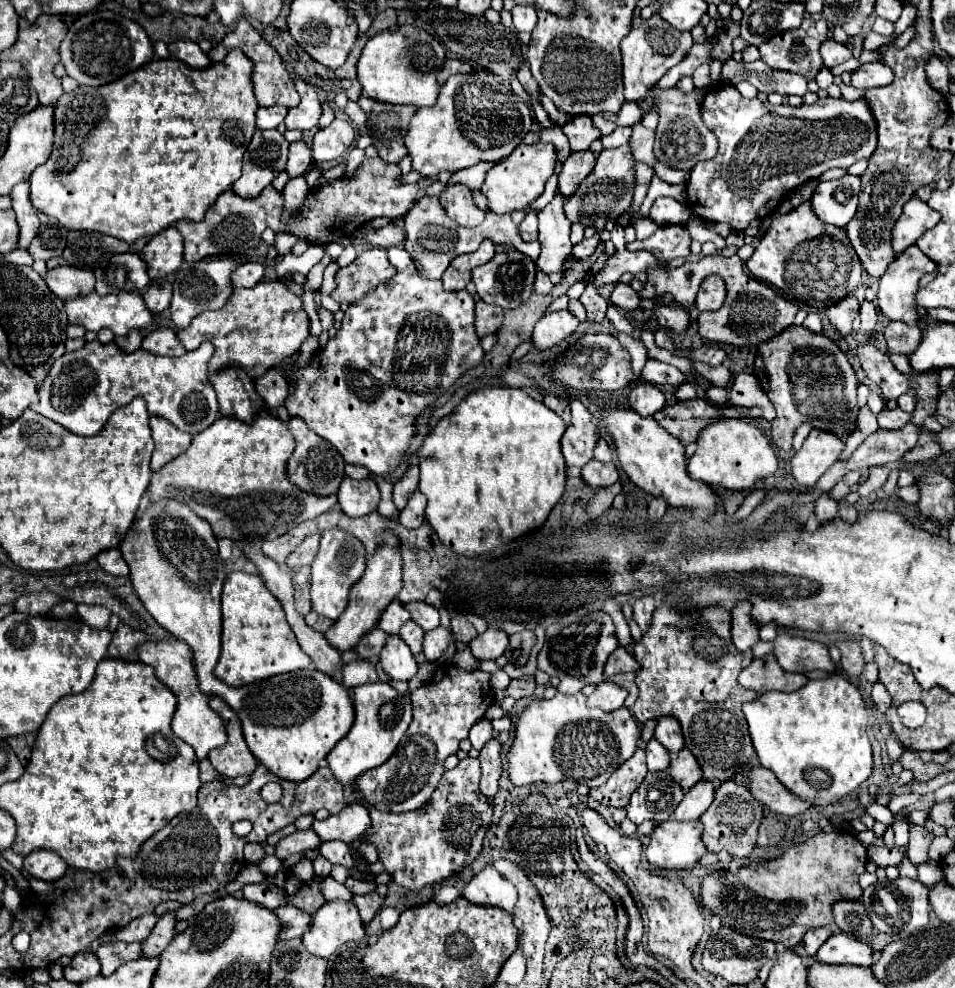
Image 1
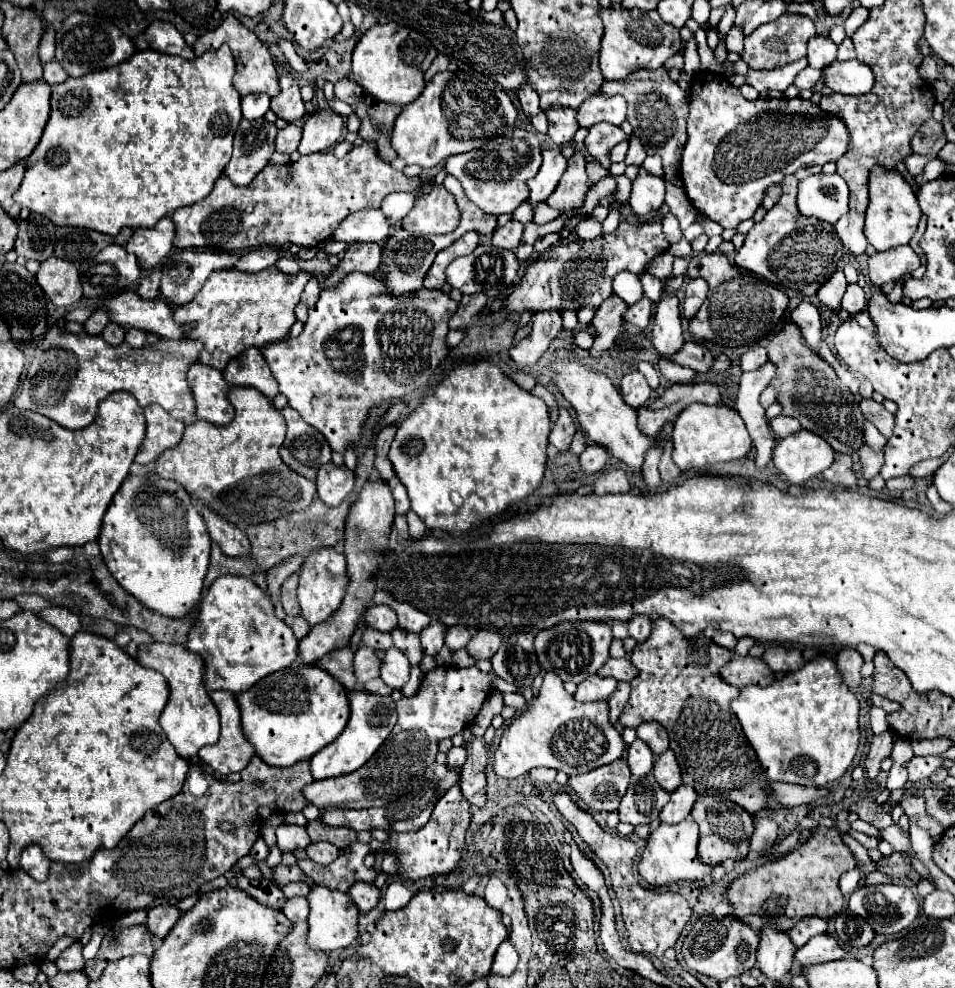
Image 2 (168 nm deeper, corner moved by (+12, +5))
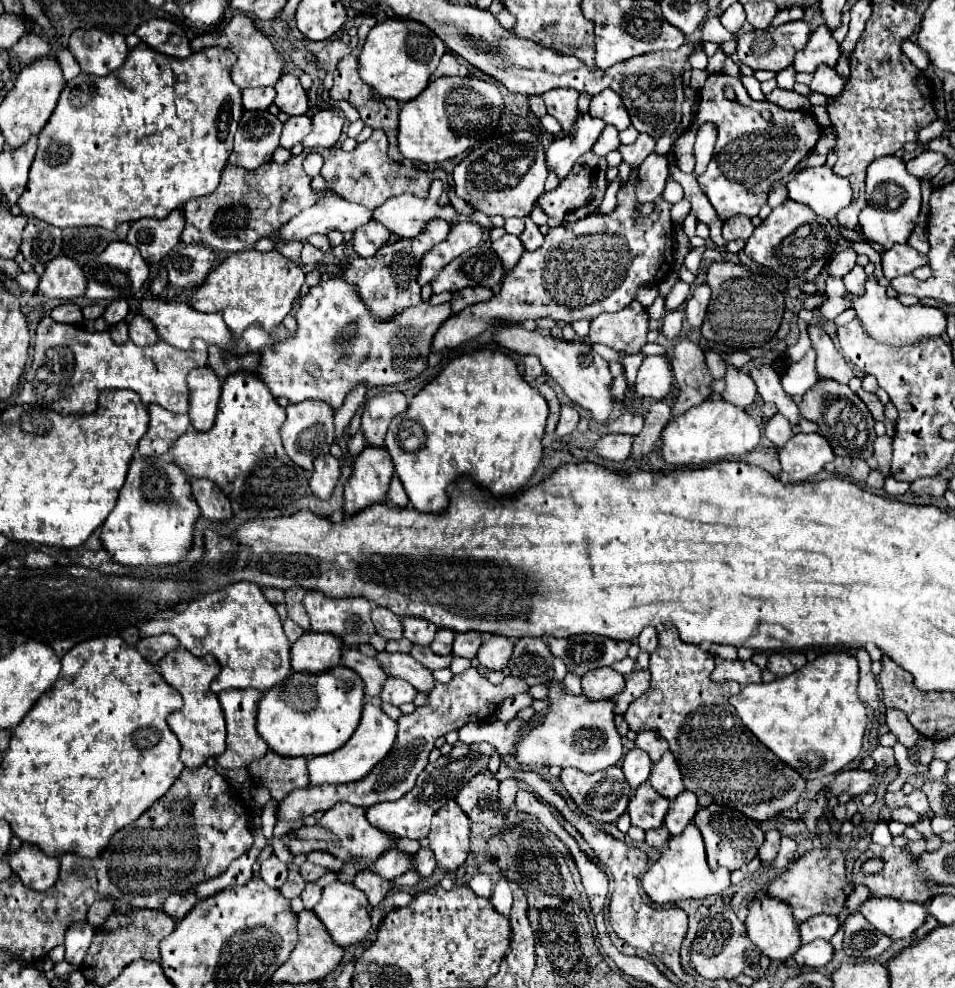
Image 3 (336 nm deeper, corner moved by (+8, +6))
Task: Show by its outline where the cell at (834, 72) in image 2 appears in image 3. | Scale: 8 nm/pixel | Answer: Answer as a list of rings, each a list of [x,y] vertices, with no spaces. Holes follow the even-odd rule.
[[[823,64],[817,68],[809,88],[811,88],[811,92],[821,92],[827,98],[833,98],[833,96],[839,96],[847,88],[847,84],[849,84],[847,78],[843,78],[835,68]]]

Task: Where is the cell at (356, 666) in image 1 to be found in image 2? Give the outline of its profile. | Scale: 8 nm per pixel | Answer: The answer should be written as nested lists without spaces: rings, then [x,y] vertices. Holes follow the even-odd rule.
[[[359,647],[355,653],[355,675],[359,685],[363,685],[365,681],[379,677],[379,669],[381,669],[381,659],[375,655],[375,649],[371,647]]]

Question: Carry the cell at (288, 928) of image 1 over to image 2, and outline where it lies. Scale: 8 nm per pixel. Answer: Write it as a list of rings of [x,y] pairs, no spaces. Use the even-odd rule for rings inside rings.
[[[291,897],[285,901],[283,905],[283,913],[287,915],[289,921],[297,923],[297,921],[305,921],[309,915],[309,905],[307,905],[307,897]]]

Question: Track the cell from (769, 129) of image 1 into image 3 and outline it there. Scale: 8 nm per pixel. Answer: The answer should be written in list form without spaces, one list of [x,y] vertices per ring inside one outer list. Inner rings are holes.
[[[711,74],[705,86],[699,90],[699,104],[693,124],[675,142],[677,164],[683,172],[693,172],[695,168],[693,142],[703,122],[717,124],[719,136],[713,158],[707,170],[697,176],[697,182],[723,222],[737,214],[745,214],[749,218],[757,216],[759,210],[767,204],[771,184],[775,180],[787,178],[795,166],[815,148],[821,136],[821,126],[815,122],[811,112],[785,110],[771,102],[755,102],[739,78],[727,74]],[[725,86],[733,86],[737,100],[729,100],[725,96]],[[761,110],[769,110],[773,114],[771,120],[763,120]]]

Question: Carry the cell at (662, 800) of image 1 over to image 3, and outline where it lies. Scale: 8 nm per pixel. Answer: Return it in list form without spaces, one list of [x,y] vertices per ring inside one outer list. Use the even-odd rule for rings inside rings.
[[[645,782],[635,790],[633,798],[629,800],[627,812],[631,816],[633,826],[651,830],[651,828],[663,826],[667,808],[669,808],[669,800],[657,794],[649,782]]]

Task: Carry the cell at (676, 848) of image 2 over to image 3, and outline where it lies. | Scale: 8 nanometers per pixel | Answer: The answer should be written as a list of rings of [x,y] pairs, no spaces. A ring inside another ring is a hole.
[[[687,824],[687,828],[679,836],[671,836],[665,846],[661,848],[659,860],[655,860],[649,870],[641,878],[643,890],[649,894],[649,898],[655,904],[667,904],[667,902],[677,902],[685,898],[705,898],[711,894],[721,894],[729,888],[729,870],[719,868],[711,870],[707,866],[705,858],[705,844],[699,828],[695,824]]]

